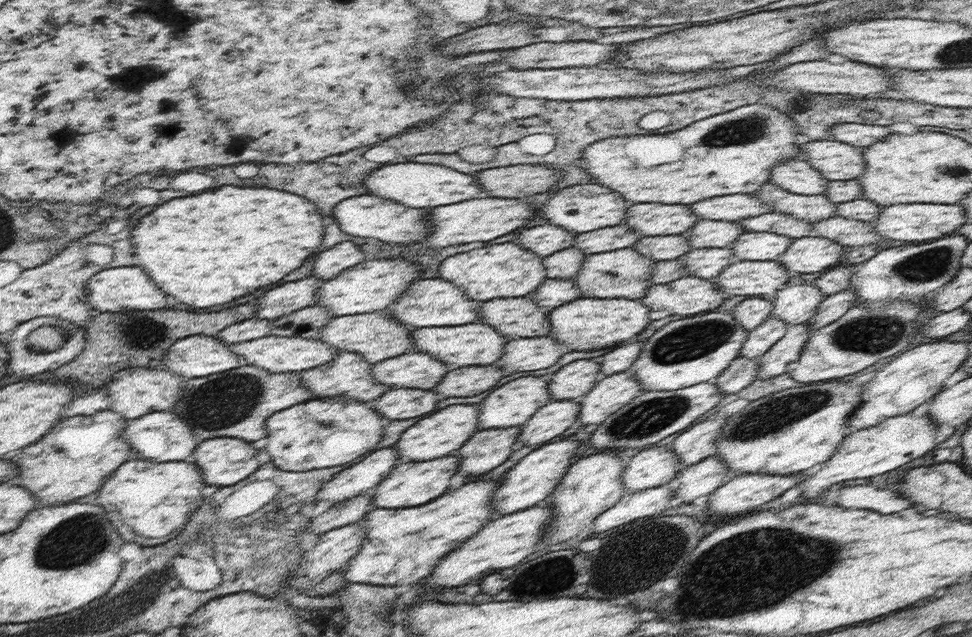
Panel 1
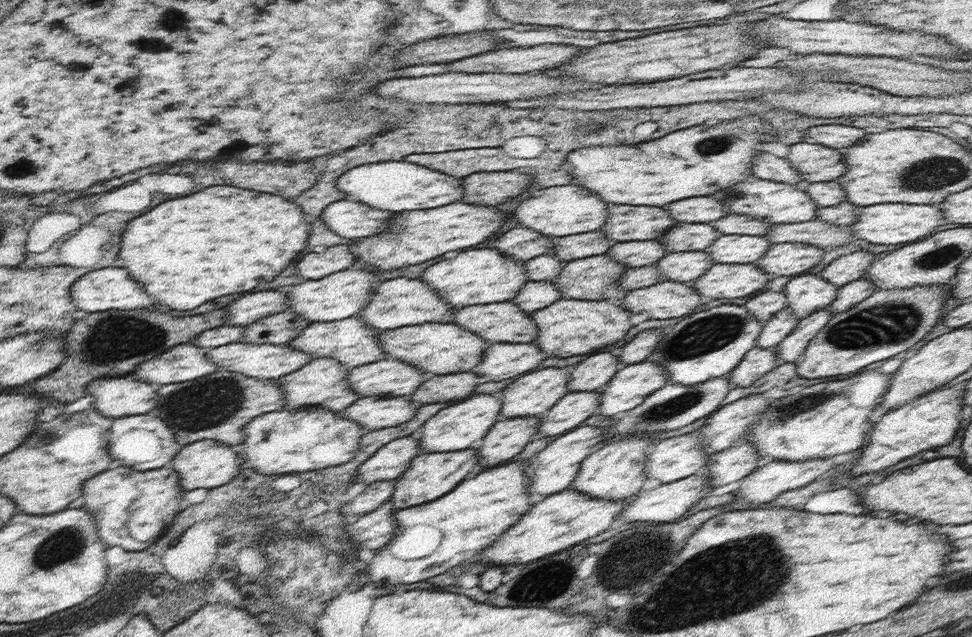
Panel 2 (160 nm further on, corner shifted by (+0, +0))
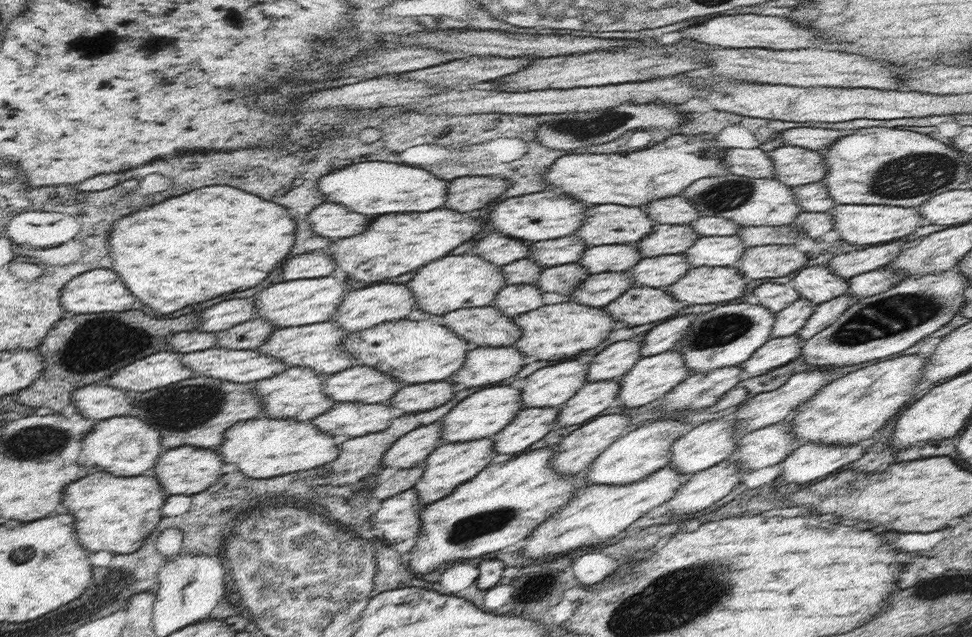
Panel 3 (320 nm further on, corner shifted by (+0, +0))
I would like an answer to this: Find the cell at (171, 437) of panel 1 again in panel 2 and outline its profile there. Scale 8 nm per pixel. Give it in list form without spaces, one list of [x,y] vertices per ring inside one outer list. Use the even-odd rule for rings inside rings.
[[[140,414],[113,419],[112,426],[109,428],[109,439],[108,451],[112,455],[114,464],[122,463],[128,468],[142,472],[162,468],[184,448],[176,441],[176,435],[172,428],[155,414]]]

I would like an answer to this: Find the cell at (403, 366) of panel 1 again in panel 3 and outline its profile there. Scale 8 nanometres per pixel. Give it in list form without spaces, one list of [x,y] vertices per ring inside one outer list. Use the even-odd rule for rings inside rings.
[[[355,364],[328,376],[324,393],[334,402],[386,403],[404,385],[371,366]]]

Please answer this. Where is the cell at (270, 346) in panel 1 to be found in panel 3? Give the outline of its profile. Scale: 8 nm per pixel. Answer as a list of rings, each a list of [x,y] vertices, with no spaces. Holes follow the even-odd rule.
[[[216,346],[182,355],[181,363],[191,368],[194,376],[211,376],[212,378],[220,379],[220,381],[248,384],[276,376],[276,374],[280,374],[288,368],[287,364],[280,362],[269,354],[259,352],[257,349],[230,350],[229,348]]]

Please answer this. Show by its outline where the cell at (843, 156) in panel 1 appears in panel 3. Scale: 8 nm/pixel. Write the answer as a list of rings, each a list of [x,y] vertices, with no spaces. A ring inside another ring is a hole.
[[[783,144],[769,154],[773,161],[775,176],[786,186],[794,187],[819,182],[827,173],[821,151]]]

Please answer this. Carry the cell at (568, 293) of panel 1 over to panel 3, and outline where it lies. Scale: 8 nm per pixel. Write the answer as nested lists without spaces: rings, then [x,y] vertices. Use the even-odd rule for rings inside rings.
[[[537,283],[506,285],[496,293],[492,305],[502,314],[513,318],[544,306],[542,293]]]

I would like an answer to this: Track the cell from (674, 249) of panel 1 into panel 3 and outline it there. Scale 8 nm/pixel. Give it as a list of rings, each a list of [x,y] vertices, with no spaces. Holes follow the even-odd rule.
[[[606,243],[588,247],[578,261],[591,275],[604,271],[629,271],[640,259],[637,243]]]

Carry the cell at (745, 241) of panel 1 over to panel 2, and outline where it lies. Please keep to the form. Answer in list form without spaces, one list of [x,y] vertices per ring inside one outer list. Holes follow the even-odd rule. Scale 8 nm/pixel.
[[[720,234],[705,251],[709,252],[714,263],[750,264],[760,260],[772,245],[767,235]]]

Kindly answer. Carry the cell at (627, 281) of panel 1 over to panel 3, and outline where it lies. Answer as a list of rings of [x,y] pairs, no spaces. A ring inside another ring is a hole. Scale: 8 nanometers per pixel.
[[[577,261],[543,268],[536,283],[542,292],[557,292],[562,296],[569,296],[588,275],[589,272]]]

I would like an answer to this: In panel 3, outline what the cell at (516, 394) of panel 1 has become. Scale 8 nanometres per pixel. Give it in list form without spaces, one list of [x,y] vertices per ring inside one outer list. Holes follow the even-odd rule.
[[[569,359],[555,365],[545,366],[530,376],[527,376],[528,383],[520,391],[522,408],[561,408],[572,396],[575,396],[586,384],[588,363],[580,362],[578,359]]]

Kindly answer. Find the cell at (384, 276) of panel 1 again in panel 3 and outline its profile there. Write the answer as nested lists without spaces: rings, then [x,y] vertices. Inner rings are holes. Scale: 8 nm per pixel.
[[[338,273],[320,278],[299,278],[272,284],[254,298],[257,316],[282,328],[314,324],[330,320],[341,300],[350,292],[345,277]]]

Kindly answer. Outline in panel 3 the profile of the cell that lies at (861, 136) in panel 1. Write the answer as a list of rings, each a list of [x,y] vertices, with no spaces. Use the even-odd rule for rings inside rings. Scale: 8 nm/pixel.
[[[804,126],[784,131],[781,139],[786,145],[798,145],[823,152],[840,137],[840,132],[835,129]]]

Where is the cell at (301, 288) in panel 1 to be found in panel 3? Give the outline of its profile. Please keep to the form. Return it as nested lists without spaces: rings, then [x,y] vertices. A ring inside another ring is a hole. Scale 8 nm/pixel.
[[[236,298],[224,300],[220,304],[210,306],[200,314],[200,329],[204,332],[218,332],[229,329],[257,316],[257,308],[252,300]]]

